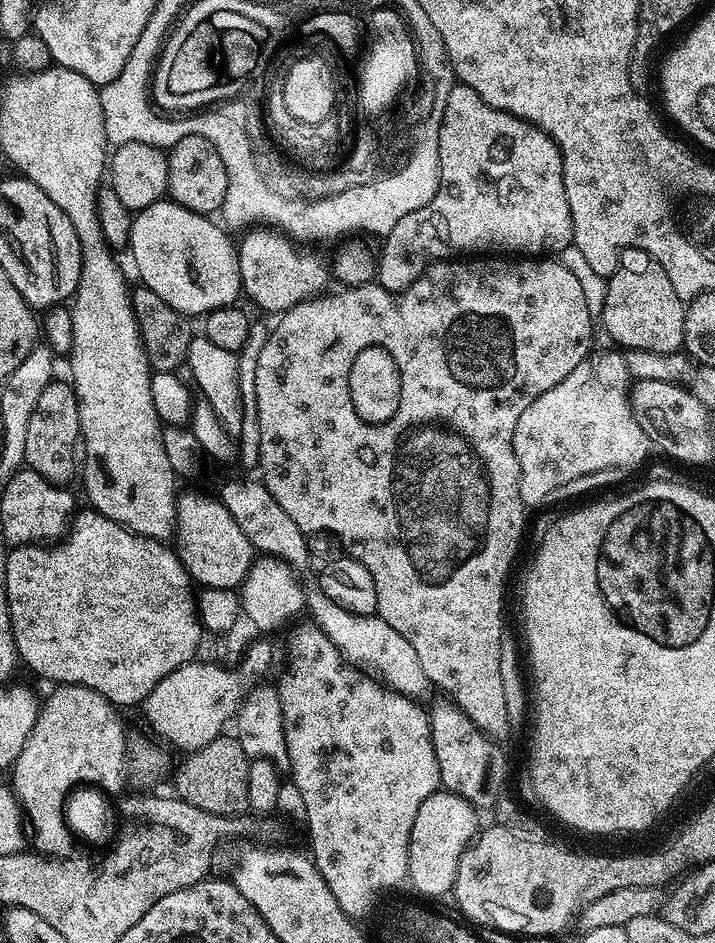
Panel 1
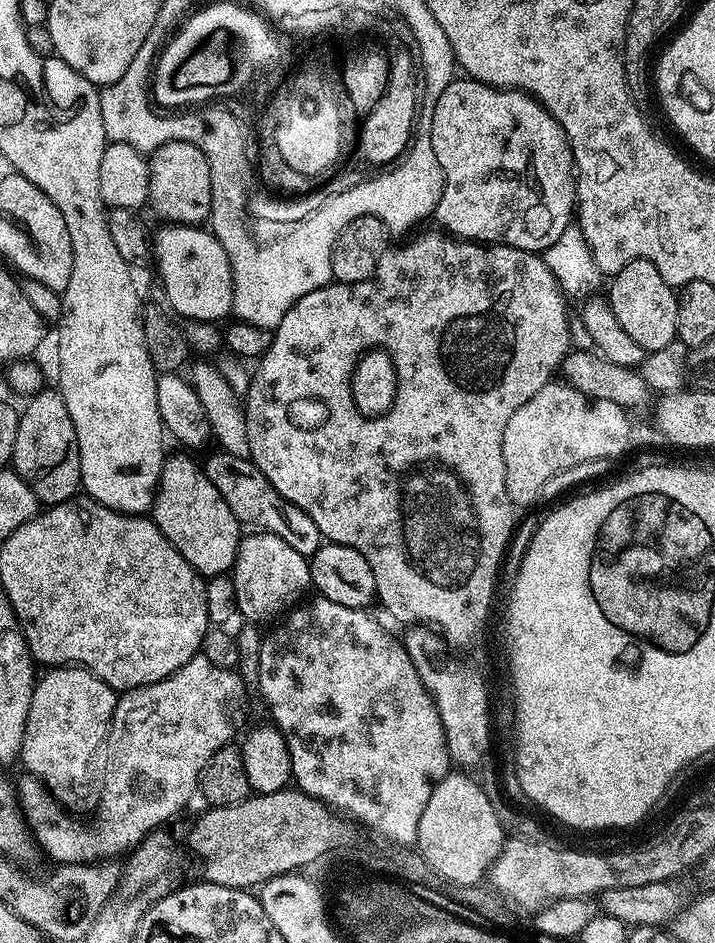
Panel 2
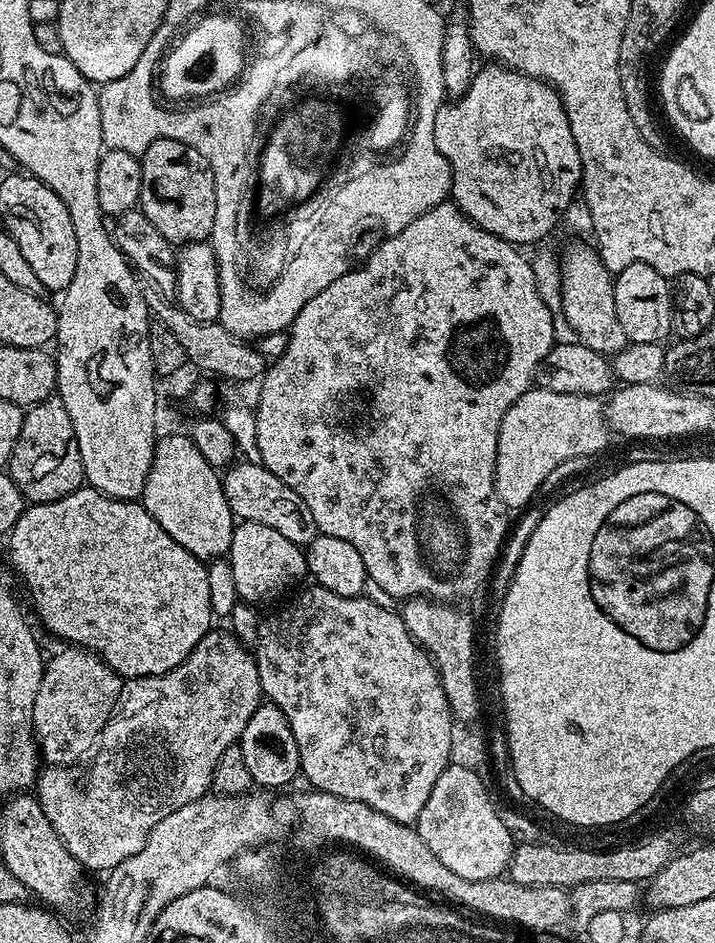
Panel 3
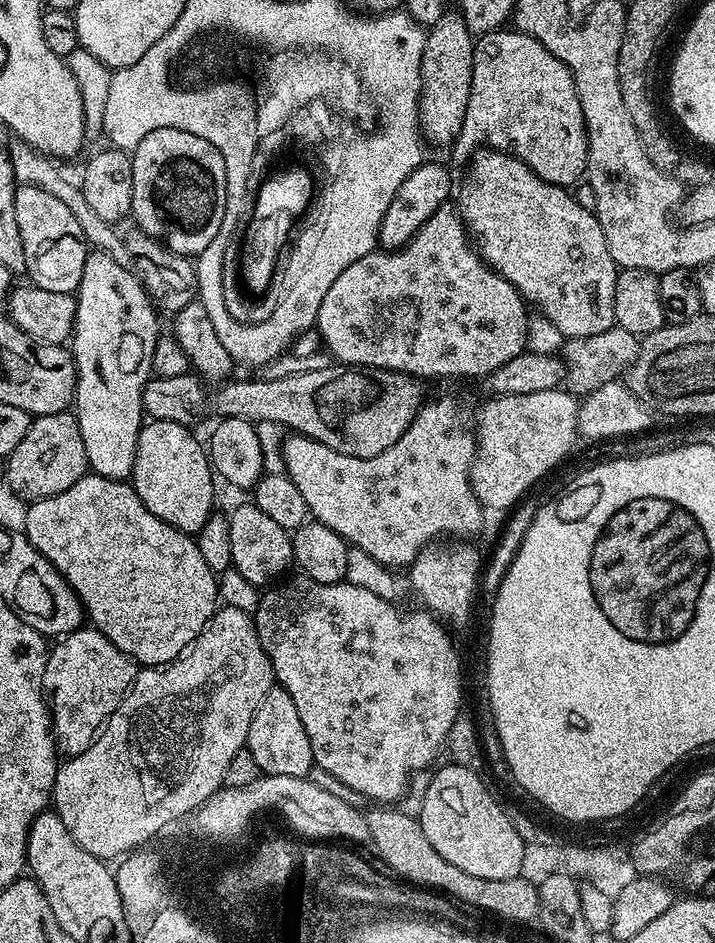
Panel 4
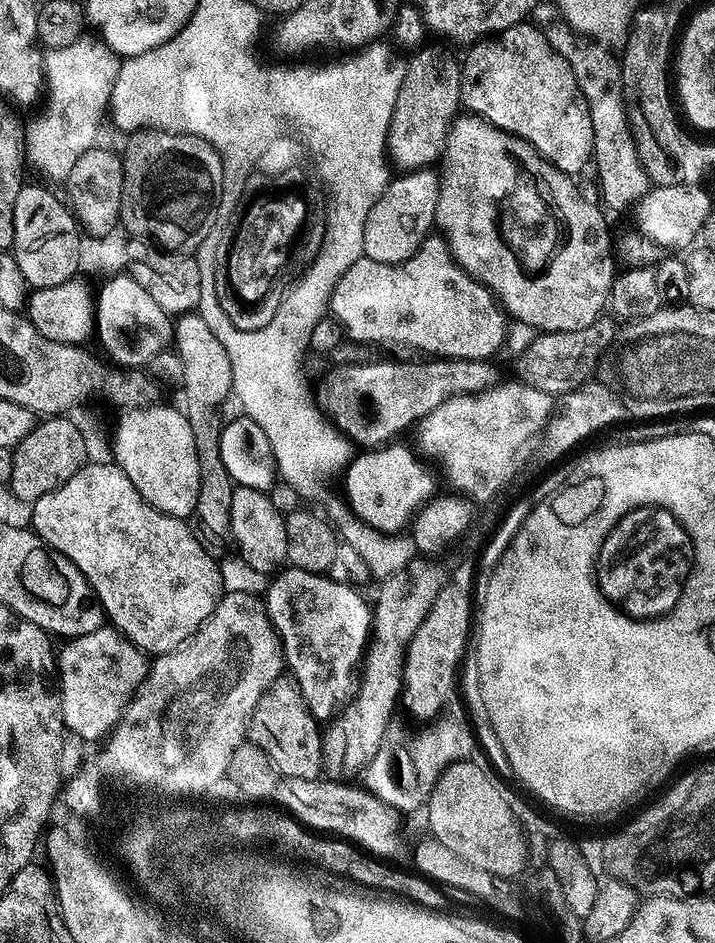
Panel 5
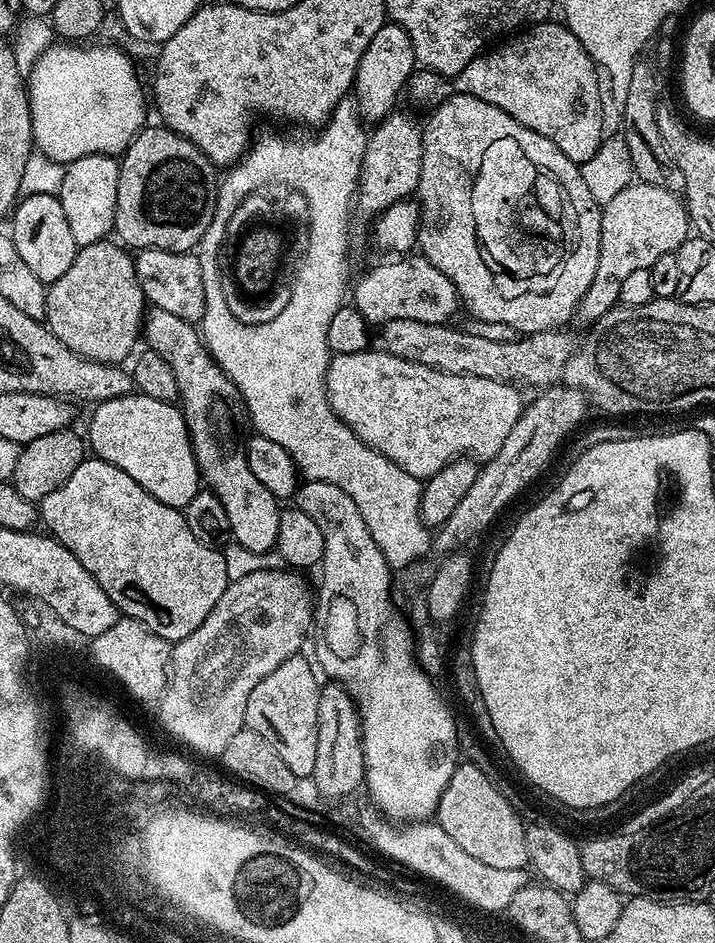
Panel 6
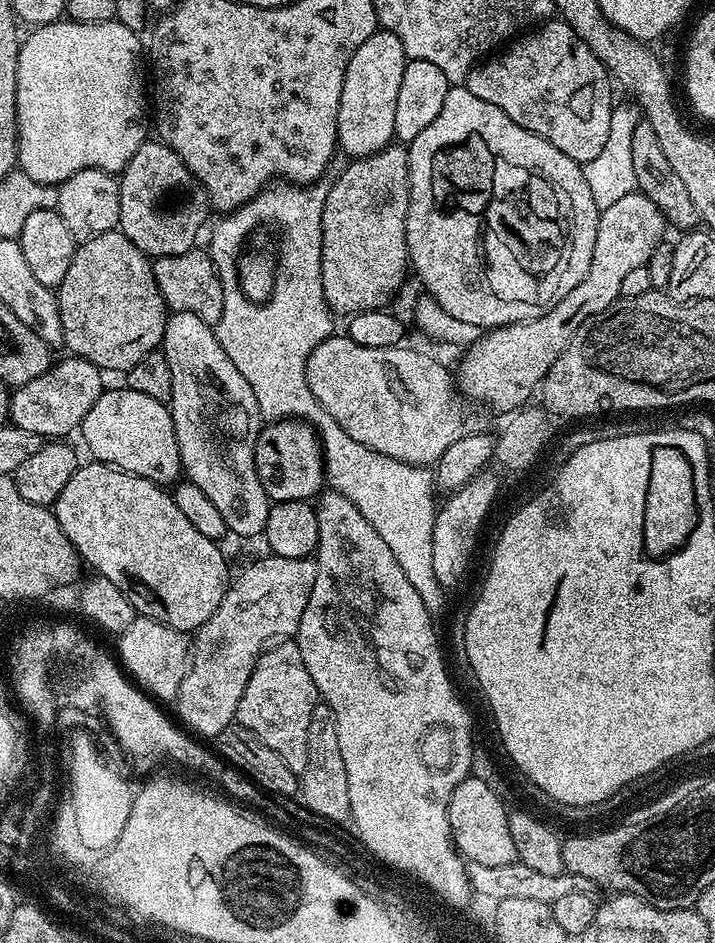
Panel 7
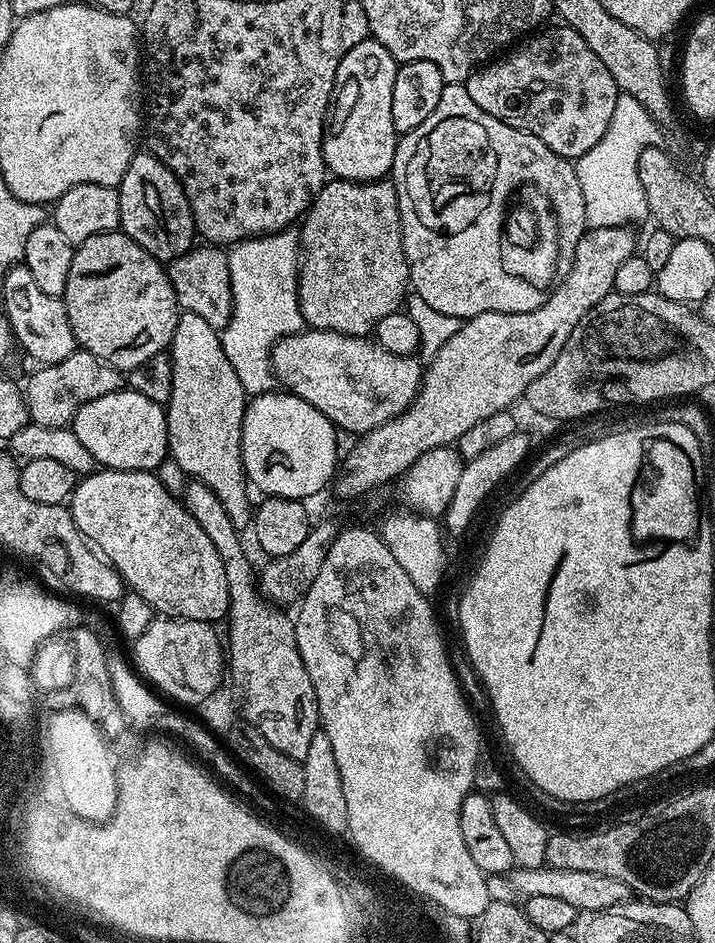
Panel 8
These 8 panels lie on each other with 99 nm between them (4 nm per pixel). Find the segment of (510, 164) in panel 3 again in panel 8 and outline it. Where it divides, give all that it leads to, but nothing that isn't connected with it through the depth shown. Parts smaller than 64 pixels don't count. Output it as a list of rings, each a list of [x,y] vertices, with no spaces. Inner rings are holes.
[[[567,26],[559,27],[545,27],[529,35],[504,54],[509,56],[501,55],[470,73],[463,85],[470,98],[474,98],[474,103],[481,110],[486,110],[486,114],[518,130],[534,134],[542,143],[550,146],[554,154],[575,162],[579,156],[586,154],[586,150],[590,150],[590,146],[595,146],[601,140],[602,134],[606,134],[606,126],[610,126],[610,117],[614,114],[614,106],[622,93],[616,87],[614,78],[610,78],[610,70],[602,66],[598,54],[594,54],[594,50],[586,46],[582,34]]]

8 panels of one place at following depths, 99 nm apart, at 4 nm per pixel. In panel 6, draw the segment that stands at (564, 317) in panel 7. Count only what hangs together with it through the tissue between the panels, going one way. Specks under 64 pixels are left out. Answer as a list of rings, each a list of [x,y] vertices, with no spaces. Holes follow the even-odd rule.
[[[633,182],[623,188],[615,198],[603,205],[602,242],[598,254],[598,270],[590,290],[578,302],[571,323],[591,326],[602,314],[617,307],[622,281],[634,270],[651,268],[662,254],[675,252],[690,236],[688,206],[677,193],[653,184]]]

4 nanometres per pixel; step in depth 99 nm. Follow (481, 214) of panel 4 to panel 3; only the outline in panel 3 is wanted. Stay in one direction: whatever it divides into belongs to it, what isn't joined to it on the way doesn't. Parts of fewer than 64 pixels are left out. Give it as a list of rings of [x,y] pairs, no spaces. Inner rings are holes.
[[[576,244],[562,255],[559,263],[562,313],[578,334],[580,343],[609,358],[628,347],[626,330],[622,330],[618,323],[618,310],[614,310],[614,276],[600,260],[600,253],[595,247]]]

